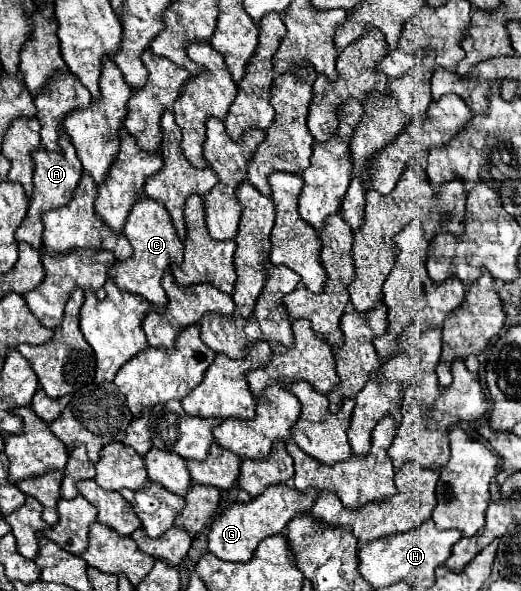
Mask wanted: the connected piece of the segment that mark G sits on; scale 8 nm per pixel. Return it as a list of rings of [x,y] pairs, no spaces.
[[[285,483],[267,487],[259,497],[247,501],[247,503],[231,503],[221,515],[211,523],[209,529],[209,551],[217,555],[223,561],[235,561],[245,563],[253,557],[255,547],[269,535],[277,535],[285,529],[285,525],[303,511],[311,511],[315,503],[315,491],[297,491],[295,487],[289,487]]]

